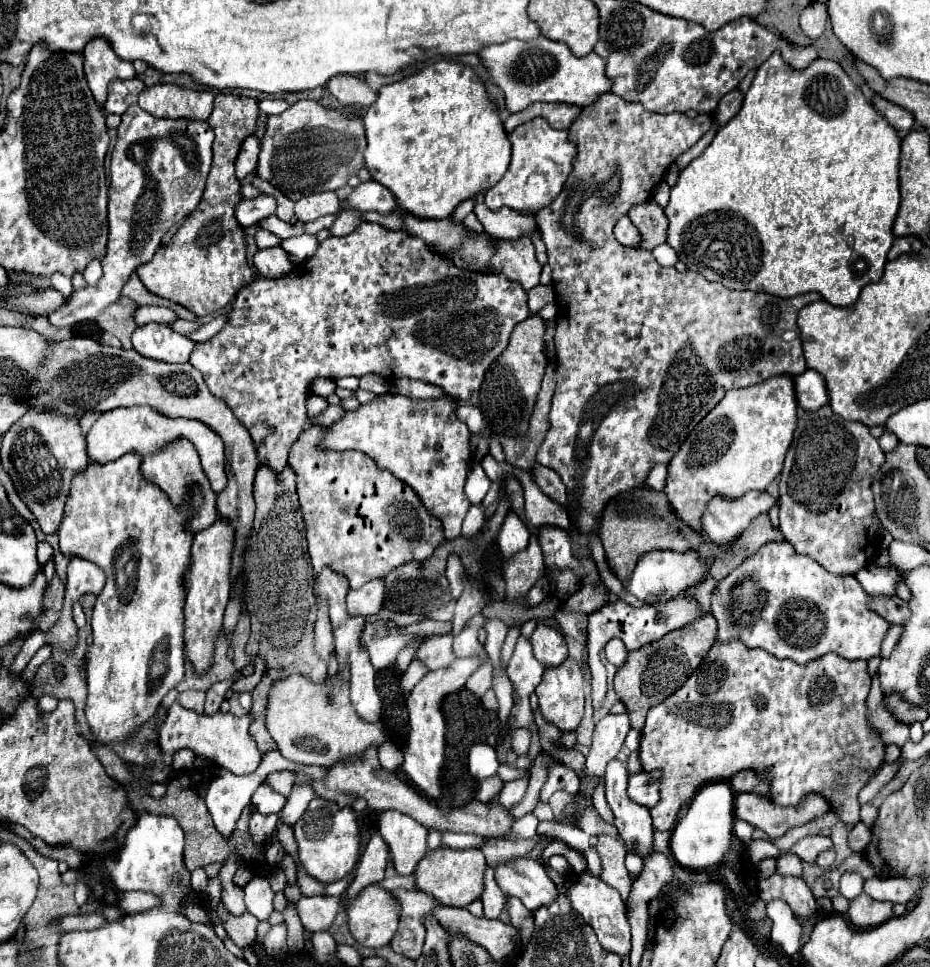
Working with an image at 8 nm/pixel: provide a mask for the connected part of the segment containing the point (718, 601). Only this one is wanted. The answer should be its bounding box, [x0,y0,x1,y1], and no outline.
[711,541,889,663]

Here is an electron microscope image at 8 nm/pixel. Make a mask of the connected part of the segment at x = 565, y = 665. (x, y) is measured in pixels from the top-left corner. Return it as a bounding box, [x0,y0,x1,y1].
[537,657,583,731]

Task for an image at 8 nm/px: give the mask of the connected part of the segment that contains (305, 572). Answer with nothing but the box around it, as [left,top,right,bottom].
[243,467,327,753]

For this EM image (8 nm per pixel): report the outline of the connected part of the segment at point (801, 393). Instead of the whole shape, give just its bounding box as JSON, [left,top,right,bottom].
[793,369,829,411]

